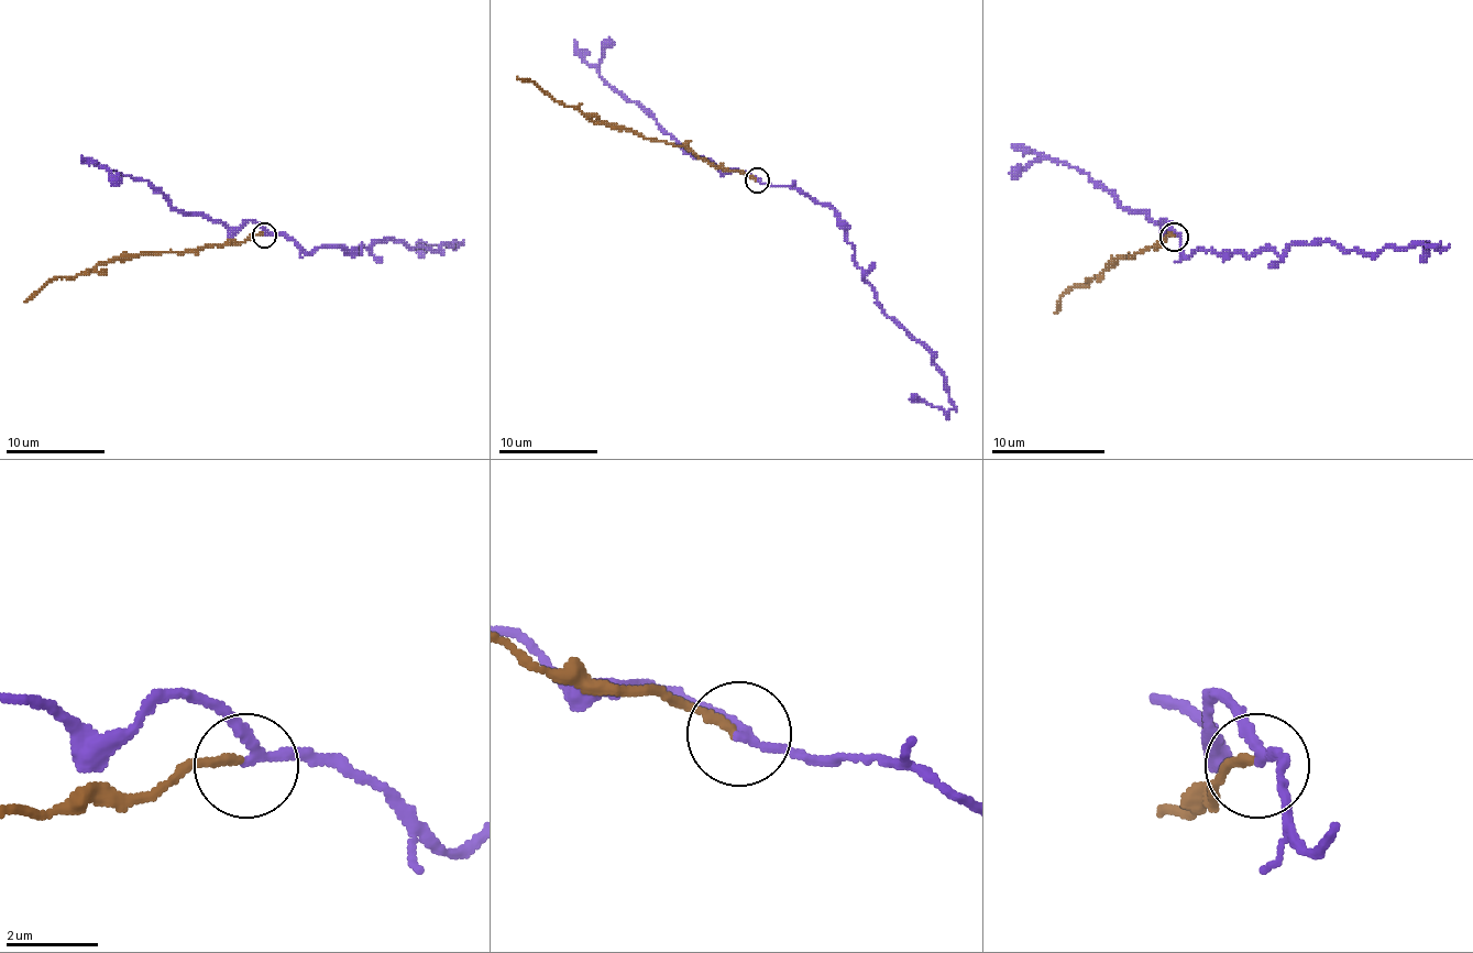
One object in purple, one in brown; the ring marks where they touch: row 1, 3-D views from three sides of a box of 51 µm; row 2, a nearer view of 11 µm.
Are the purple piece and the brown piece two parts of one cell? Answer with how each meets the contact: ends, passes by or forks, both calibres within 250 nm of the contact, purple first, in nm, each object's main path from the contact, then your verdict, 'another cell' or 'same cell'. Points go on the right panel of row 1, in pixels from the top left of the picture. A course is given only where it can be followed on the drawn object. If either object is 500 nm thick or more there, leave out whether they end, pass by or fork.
purple passes by; brown ends; calibres 190 and 180 nm; course purple (1175, 236), (1186, 255), (1281, 255), (1292, 244), (1334, 241), (1374, 253), (1440, 250), (1431, 247), (1420, 261); course brown (1175, 236), (1161, 247), (1149, 247), (1134, 255), (1125, 255), (1089, 284), (1072, 287), (1054, 313); another cell

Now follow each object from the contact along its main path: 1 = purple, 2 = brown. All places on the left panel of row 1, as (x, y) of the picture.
1: (265, 234), (287, 234), (307, 252), (461, 242), (418, 256)
2: (262, 234), (206, 244), (190, 252), (151, 252), (101, 262), (74, 276), (50, 280), (24, 302)

